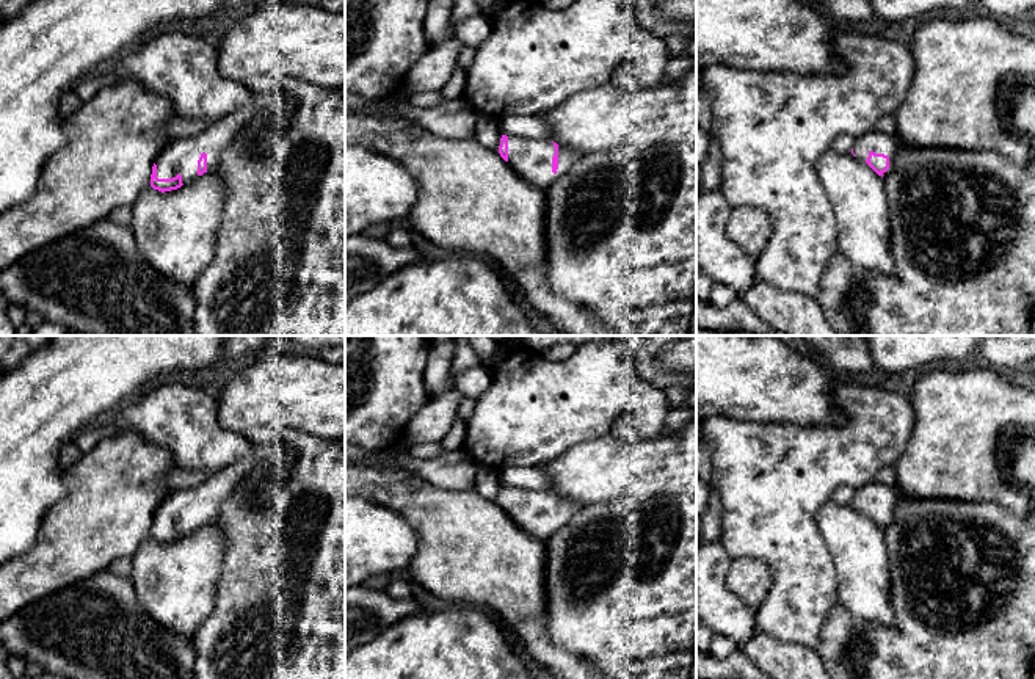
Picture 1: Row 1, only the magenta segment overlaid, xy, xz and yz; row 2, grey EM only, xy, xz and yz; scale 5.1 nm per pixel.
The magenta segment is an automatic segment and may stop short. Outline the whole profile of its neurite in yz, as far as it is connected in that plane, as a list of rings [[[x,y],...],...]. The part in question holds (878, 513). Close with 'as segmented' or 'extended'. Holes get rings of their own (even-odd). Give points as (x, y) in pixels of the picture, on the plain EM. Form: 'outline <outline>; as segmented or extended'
outline [[[872,481],[856,491],[852,505],[884,530],[894,521],[897,497],[897,488]]]; extended

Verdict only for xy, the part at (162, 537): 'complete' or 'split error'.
split error

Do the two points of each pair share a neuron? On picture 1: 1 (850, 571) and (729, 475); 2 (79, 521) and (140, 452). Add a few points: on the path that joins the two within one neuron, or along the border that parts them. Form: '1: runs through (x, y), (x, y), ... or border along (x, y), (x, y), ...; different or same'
1: border along (816, 519), (831, 559), (838, 590); different
2: runs through (96, 504), (121, 479), (126, 469); same

